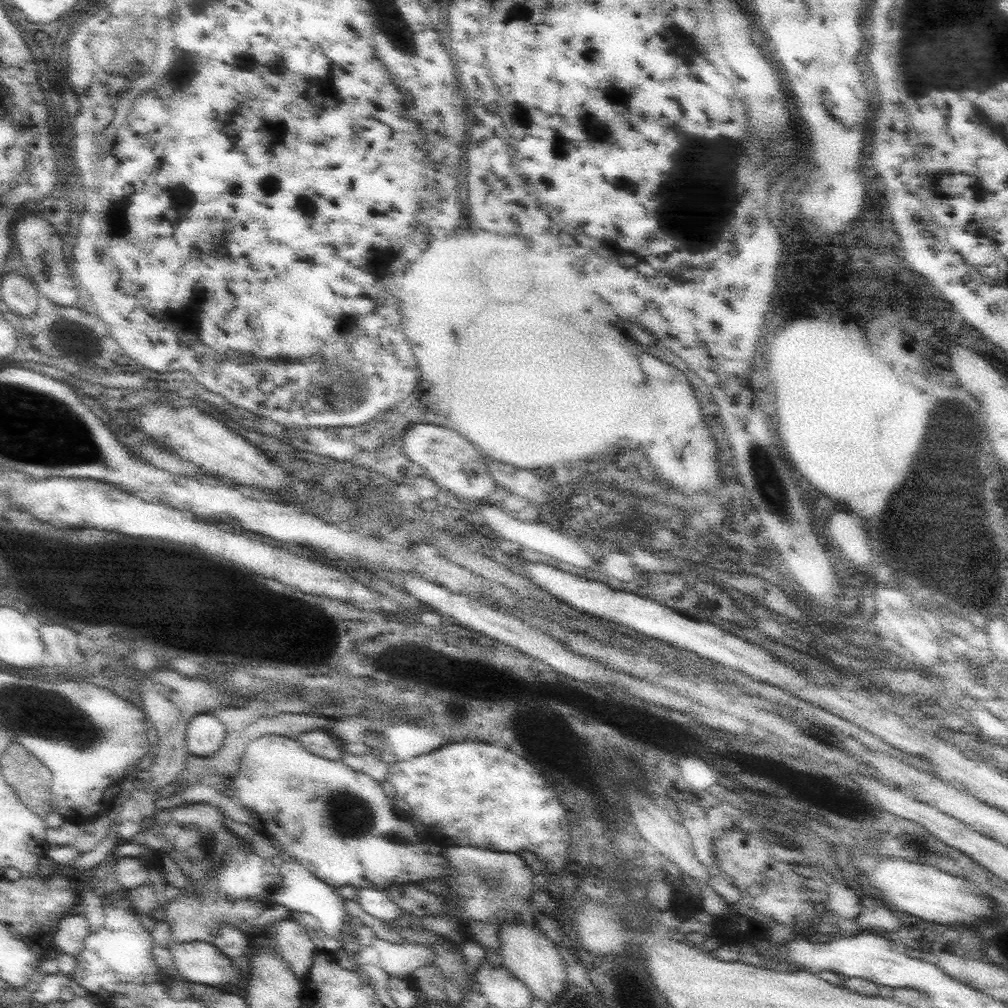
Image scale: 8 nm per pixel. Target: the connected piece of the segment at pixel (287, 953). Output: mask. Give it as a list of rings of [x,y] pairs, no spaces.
[[[281,920],[275,926],[273,944],[273,948],[283,956],[283,960],[291,968],[293,976],[305,984],[313,964],[313,954],[317,954],[317,946],[305,934],[305,928],[293,920]]]

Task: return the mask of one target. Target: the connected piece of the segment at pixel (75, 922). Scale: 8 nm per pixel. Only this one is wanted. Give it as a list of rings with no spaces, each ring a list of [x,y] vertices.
[[[71,912],[59,922],[59,928],[55,930],[55,936],[53,936],[53,946],[63,950],[63,954],[71,954],[77,958],[79,952],[83,950],[89,934],[91,932],[89,932],[89,924],[85,920],[85,914]]]

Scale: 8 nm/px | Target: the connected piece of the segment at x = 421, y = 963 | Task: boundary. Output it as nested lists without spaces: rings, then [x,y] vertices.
[[[375,938],[373,946],[367,946],[371,950],[365,952],[375,952],[377,958],[381,958],[381,966],[389,976],[407,980],[407,976],[411,972],[415,972],[417,968],[425,968],[435,964],[435,952],[425,944],[393,944],[381,938]]]

